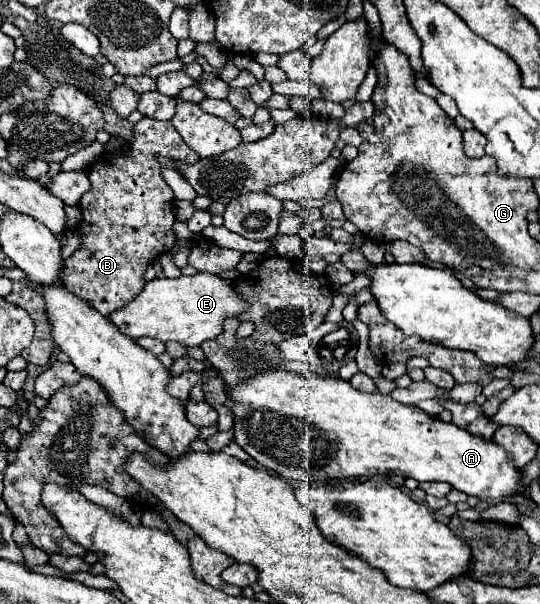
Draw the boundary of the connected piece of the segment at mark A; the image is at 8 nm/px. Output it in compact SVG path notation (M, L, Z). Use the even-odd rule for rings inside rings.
M287 370L255 374L239 388L229 390L231 410L235 414L235 442L261 466L277 472L283 478L299 482L323 482L329 478L357 478L375 474L397 474L403 478L415 478L417 482L447 482L455 490L461 490L479 500L501 500L511 494L521 494L523 478L511 456L495 444L459 428L451 422L443 422L437 416L429 416L417 406L407 406L391 396L373 392L365 394L355 390L343 378L295 374Z

